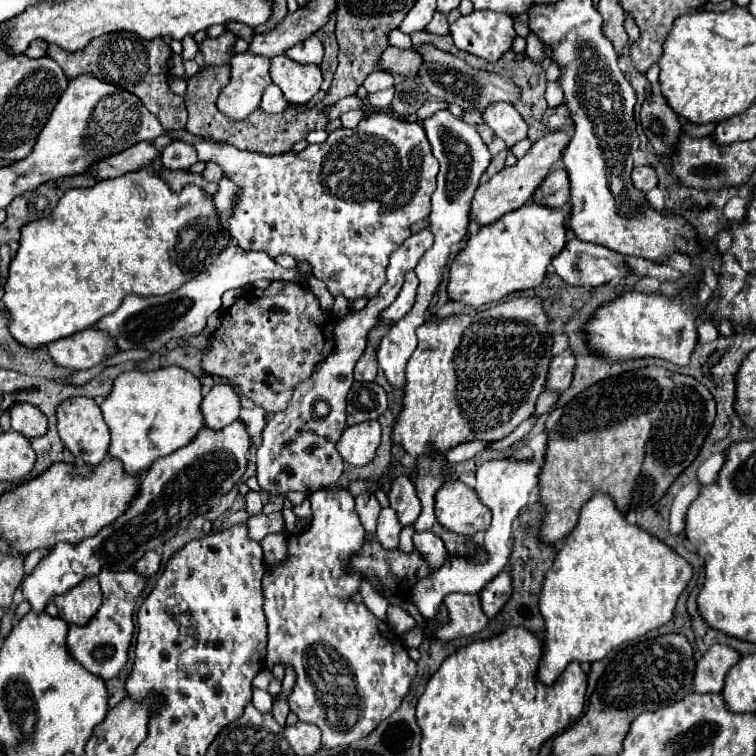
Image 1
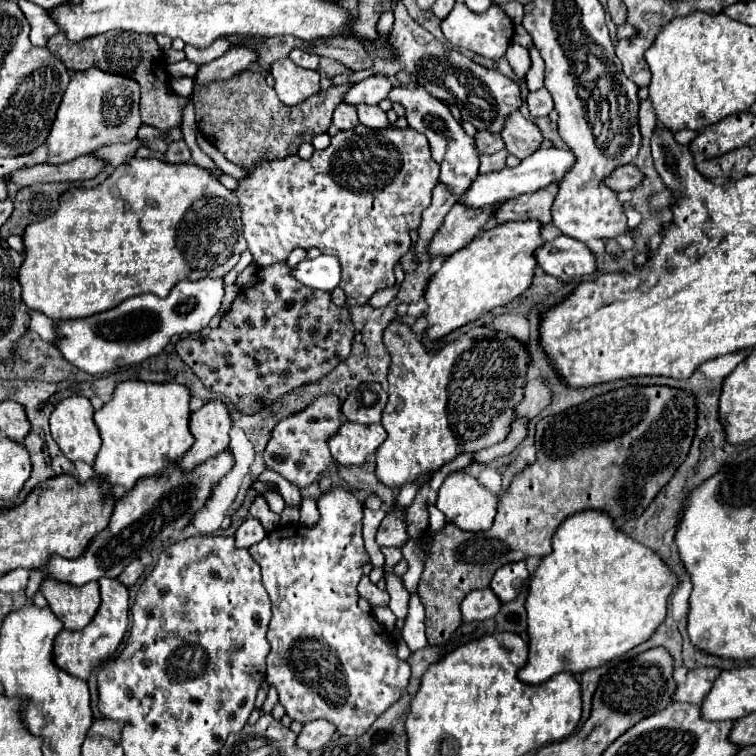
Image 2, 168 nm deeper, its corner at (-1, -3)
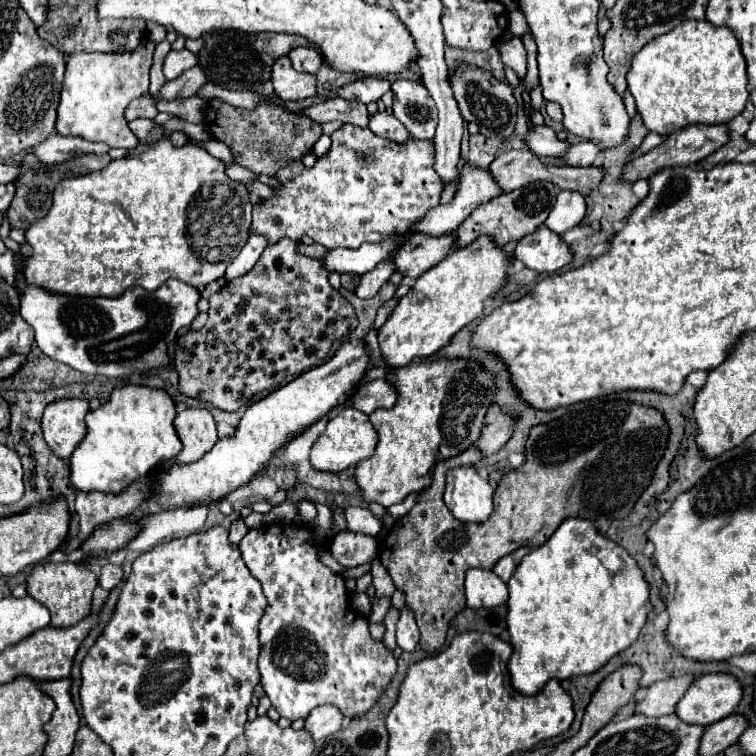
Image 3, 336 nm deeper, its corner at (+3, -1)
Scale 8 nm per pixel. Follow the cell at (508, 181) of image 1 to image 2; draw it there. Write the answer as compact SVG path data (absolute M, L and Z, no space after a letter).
M457 202L431 240L429 256L449 256L467 246L483 228L491 224L491 212L495 212L495 208L481 208L479 212L471 212L471 208L463 208L463 204Z

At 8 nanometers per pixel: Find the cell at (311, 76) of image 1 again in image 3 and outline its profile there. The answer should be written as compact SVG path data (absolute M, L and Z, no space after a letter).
M287 56L279 58L279 62L273 64L271 82L275 86L275 94L283 100L303 100L315 96L315 76L295 72Z

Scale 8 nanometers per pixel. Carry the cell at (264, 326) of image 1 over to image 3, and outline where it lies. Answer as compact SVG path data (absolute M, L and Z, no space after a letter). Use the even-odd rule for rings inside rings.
M283 238L283 242L275 242L275 246L269 244L269 246L263 250L263 254L261 254L261 258L257 260L257 264L255 264L247 274L243 274L243 276L239 276L239 278L227 282L217 294L213 294L213 296L209 298L209 312L207 312L209 318L207 318L207 324L205 324L201 330L189 330L185 336L181 336L181 338L177 340L177 344L175 344L175 368L177 368L177 374L179 374L179 392L181 392L183 396L187 396L187 398L197 398L197 400L209 402L209 404L213 404L213 406L219 408L219 410L235 412L235 410L247 406L247 404L249 404L249 398L251 398L253 394L263 392L263 390L273 390L273 388L277 388L277 386L283 382L285 376L297 376L297 374L301 374L301 372L305 372L307 368L311 368L313 364L315 364L315 366L323 364L323 362L329 358L329 350L333 348L333 342L339 340L339 338L343 338L343 336L347 336L349 332L353 332L353 330L357 328L357 318L355 318L353 306L341 296L341 292L337 292L337 290L329 284L327 276L329 276L329 274L327 274L327 270L323 270L323 260L319 260L319 258L309 258L309 256L299 254L299 242L287 242L287 238ZM255 338L267 338L267 340L269 340L269 342L267 342L269 348L263 350L263 354L261 354L259 358L257 358L257 354L253 354L253 352L255 352L255 348L253 348L253 340L255 340Z

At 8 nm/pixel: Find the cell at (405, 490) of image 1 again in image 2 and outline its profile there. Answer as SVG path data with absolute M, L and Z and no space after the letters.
M391 508L377 530L379 546L403 546L407 542L405 508Z

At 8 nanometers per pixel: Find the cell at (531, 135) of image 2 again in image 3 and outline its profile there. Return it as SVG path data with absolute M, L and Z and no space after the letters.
M535 126L533 130L527 132L525 142L529 146L529 150L537 156L561 156L571 148L571 142L567 140L559 140L555 130L549 126Z

